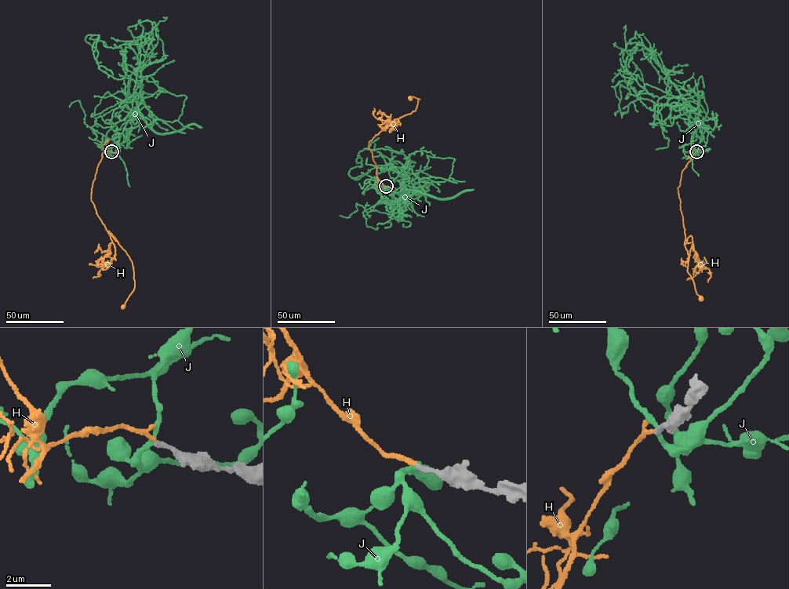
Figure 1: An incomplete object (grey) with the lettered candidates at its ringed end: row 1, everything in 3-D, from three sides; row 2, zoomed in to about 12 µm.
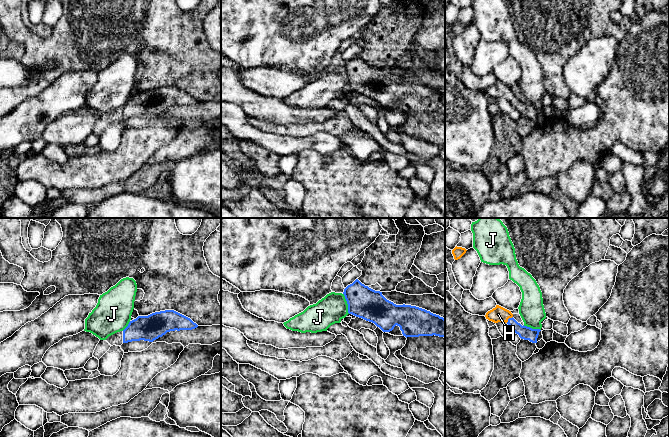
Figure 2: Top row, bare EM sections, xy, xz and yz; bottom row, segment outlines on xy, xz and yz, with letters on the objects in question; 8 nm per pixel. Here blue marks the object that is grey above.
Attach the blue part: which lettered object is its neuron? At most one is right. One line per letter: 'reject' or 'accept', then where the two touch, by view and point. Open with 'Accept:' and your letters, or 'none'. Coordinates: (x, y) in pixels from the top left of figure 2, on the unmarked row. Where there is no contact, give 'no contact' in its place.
Accept: H
H: accept; contact yz (508, 95)
J: reject; contact xz (347, 79)

